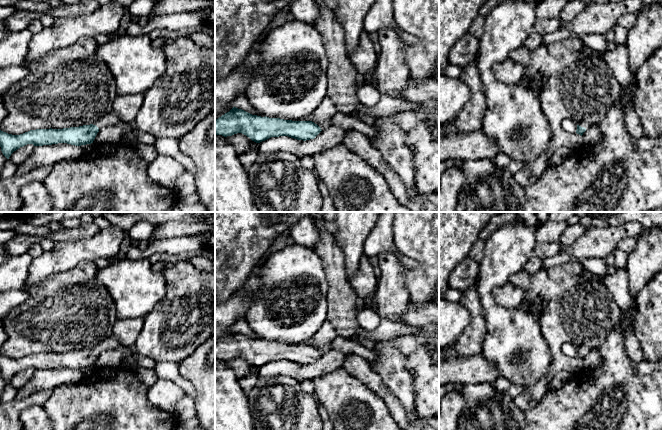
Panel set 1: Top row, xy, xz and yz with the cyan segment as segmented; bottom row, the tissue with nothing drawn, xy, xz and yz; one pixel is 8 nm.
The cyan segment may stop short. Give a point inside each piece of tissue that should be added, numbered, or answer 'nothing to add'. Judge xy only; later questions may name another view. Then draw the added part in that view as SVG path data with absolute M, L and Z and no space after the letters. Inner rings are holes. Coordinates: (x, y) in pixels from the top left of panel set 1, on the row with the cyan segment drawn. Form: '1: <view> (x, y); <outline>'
1: xy (110, 119); M109 113L106 116L104 116L102 119L100 119L97 123L96 126L101 129L103 127L107 126L112 126L120 123L120 119L113 113Z

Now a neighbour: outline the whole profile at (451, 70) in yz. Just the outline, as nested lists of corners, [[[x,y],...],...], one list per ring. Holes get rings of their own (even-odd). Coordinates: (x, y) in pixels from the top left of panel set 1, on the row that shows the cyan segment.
[[[449,64],[446,67],[446,69],[444,71],[444,74],[446,76],[449,76],[449,77],[459,78],[462,70],[463,70],[463,67],[461,67],[461,66],[454,65],[454,64]]]

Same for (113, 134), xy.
[[[120,122],[116,125],[107,126],[99,129],[94,141],[99,144],[120,143],[125,132],[129,131],[133,125]]]

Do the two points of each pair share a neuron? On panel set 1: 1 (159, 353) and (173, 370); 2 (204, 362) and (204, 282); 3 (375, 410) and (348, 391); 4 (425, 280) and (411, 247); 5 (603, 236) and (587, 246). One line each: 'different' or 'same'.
1: different
2: different
3: same
4: same
5: same

